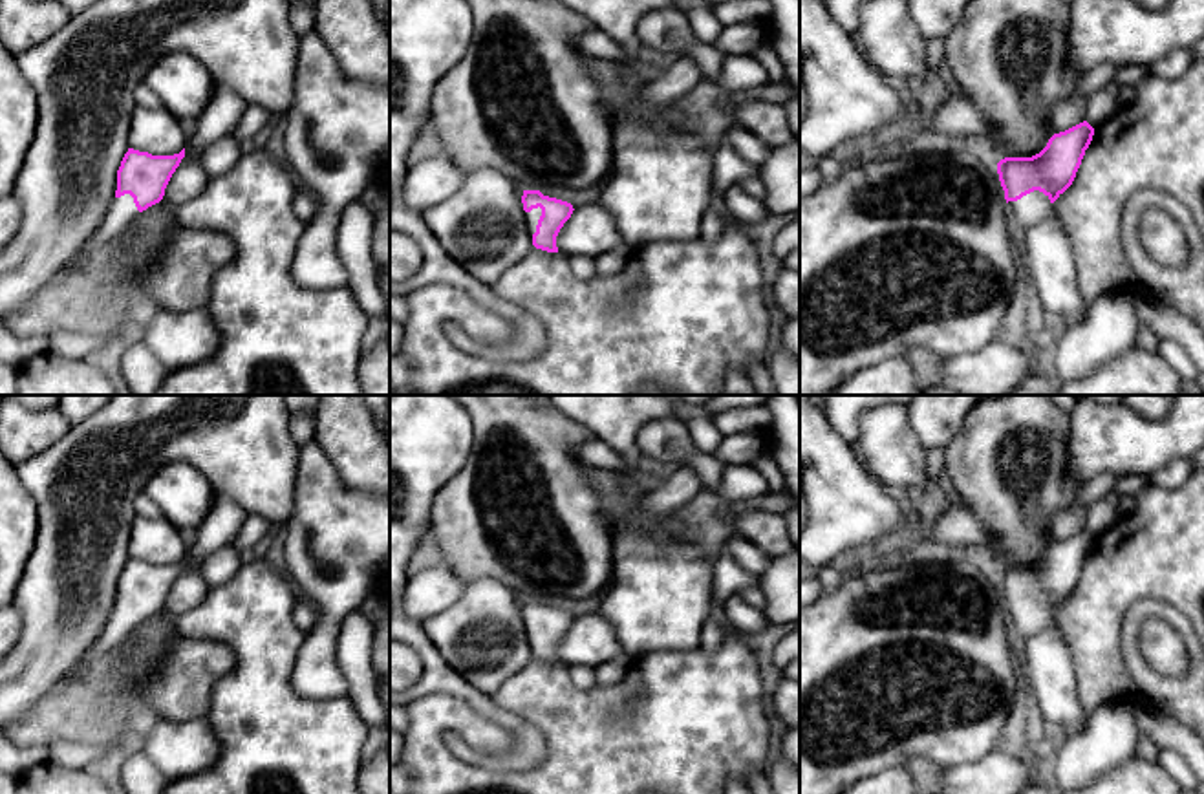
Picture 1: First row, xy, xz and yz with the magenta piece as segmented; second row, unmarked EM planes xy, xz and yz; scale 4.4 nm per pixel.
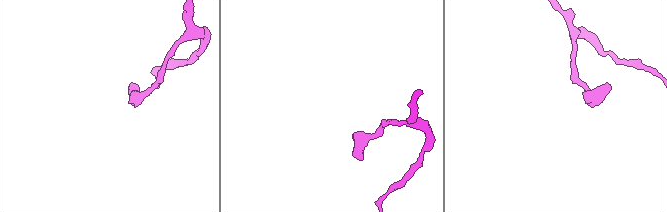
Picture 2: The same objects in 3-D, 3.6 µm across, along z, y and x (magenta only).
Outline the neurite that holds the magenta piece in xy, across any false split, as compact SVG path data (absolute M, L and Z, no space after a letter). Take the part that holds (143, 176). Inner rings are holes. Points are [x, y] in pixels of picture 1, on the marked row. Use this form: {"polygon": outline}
{"polygon": "M128 148L117 170L115 199L101 229L84 245L81 254L49 282L46 300L31 317L40 317L57 295L68 291L77 280L82 280L108 243L121 234L139 212L163 199L165 188L183 157L185 148L174 156L152 156Z"}

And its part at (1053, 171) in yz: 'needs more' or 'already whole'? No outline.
needs more

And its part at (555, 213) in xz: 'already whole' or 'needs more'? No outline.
needs more

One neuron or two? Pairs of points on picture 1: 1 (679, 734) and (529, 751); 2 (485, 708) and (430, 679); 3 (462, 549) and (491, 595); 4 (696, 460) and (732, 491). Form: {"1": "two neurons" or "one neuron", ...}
{"1": "two neurons", "2": "one neuron", "3": "two neurons", "4": "two neurons"}

